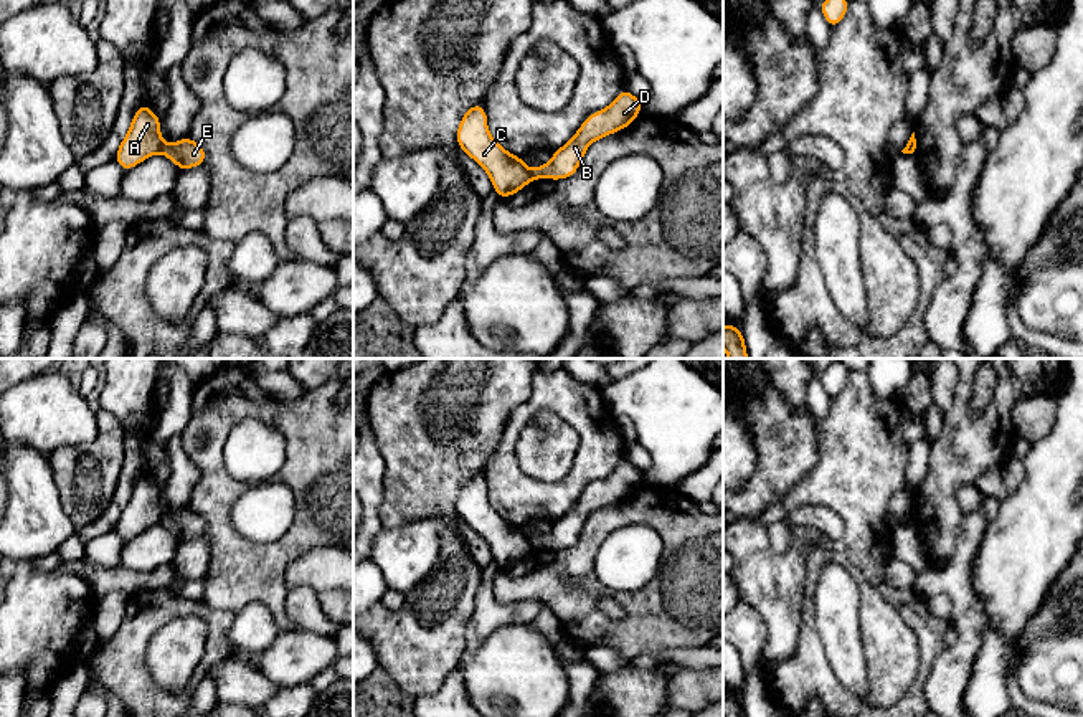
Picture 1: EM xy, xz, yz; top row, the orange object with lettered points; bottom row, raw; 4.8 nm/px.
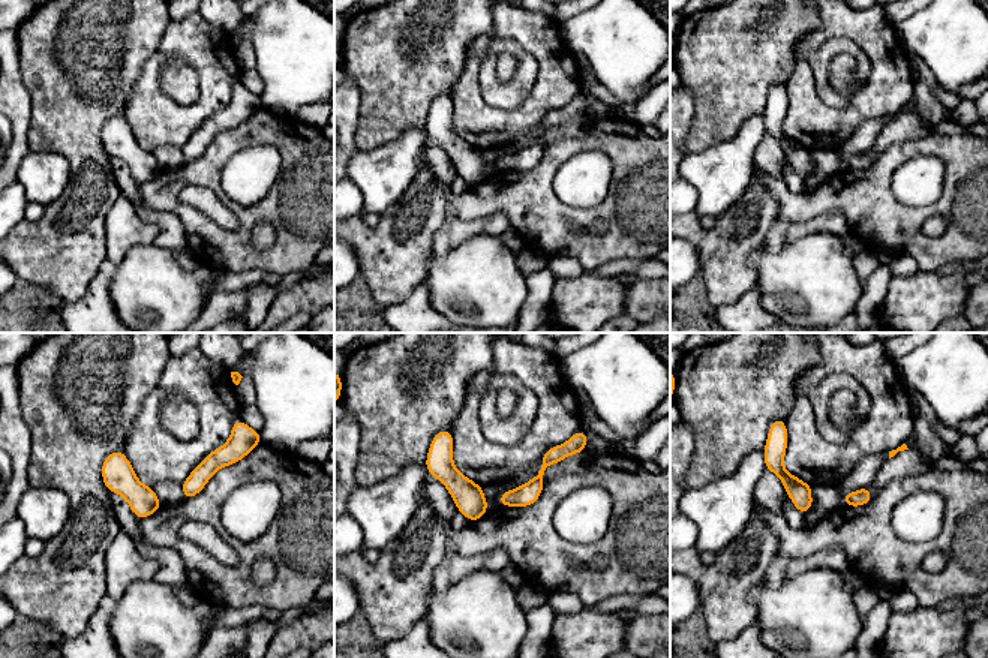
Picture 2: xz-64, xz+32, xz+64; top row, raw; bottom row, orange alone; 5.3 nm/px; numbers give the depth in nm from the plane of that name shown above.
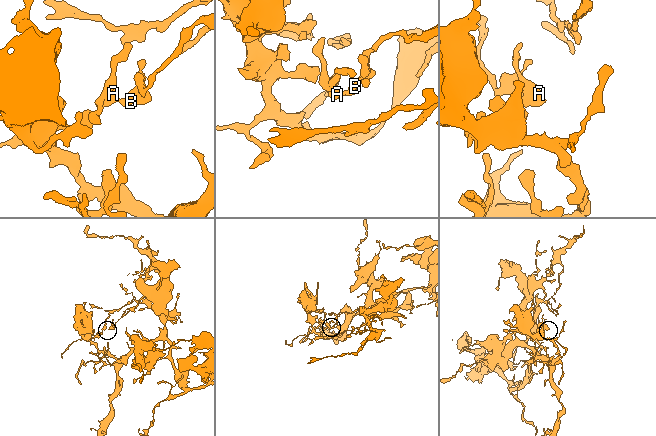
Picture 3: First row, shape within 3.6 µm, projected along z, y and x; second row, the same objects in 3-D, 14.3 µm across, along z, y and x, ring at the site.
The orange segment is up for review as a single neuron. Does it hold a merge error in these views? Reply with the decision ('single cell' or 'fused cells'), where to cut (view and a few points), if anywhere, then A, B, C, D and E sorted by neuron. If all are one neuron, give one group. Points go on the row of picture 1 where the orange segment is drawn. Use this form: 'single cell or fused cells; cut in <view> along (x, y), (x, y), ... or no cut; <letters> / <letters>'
fused cells; cut in xz along (529, 170), (534, 179); A C / B D E

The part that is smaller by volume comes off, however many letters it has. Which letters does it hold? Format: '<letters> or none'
A, C

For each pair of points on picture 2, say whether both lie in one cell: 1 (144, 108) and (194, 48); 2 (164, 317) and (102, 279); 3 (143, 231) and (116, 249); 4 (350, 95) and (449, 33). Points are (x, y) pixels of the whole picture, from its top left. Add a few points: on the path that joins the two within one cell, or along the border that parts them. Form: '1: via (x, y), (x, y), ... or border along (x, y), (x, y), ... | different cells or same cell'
1: via (171, 113), (191, 113), (207, 96), (207, 75) | same cell
2: border along (108, 267), (110, 299), (119, 317) | different cells
3: via (137, 233), (132, 233), (122, 243) | same cell
4: border along (350, 75), (360, 95), (360, 119), (357, 125) | different cells

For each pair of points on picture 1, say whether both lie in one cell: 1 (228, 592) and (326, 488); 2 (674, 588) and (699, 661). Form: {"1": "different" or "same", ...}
{"1": "same", "2": "different"}

